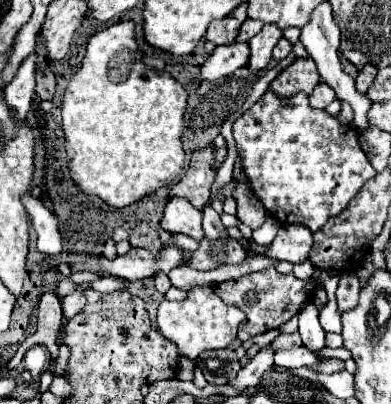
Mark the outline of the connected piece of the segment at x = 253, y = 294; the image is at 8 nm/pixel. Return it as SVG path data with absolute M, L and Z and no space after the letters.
M268 267L264 271L250 273L242 279L224 281L224 283L216 285L216 293L224 303L236 305L238 309L242 309L246 313L246 319L242 321L242 325L238 329L238 339L248 341L254 335L260 335L270 329L278 329L282 323L286 323L290 317L294 317L298 313L300 305L310 299L306 285L308 285L308 281L298 279L294 273L282 275L274 267Z

